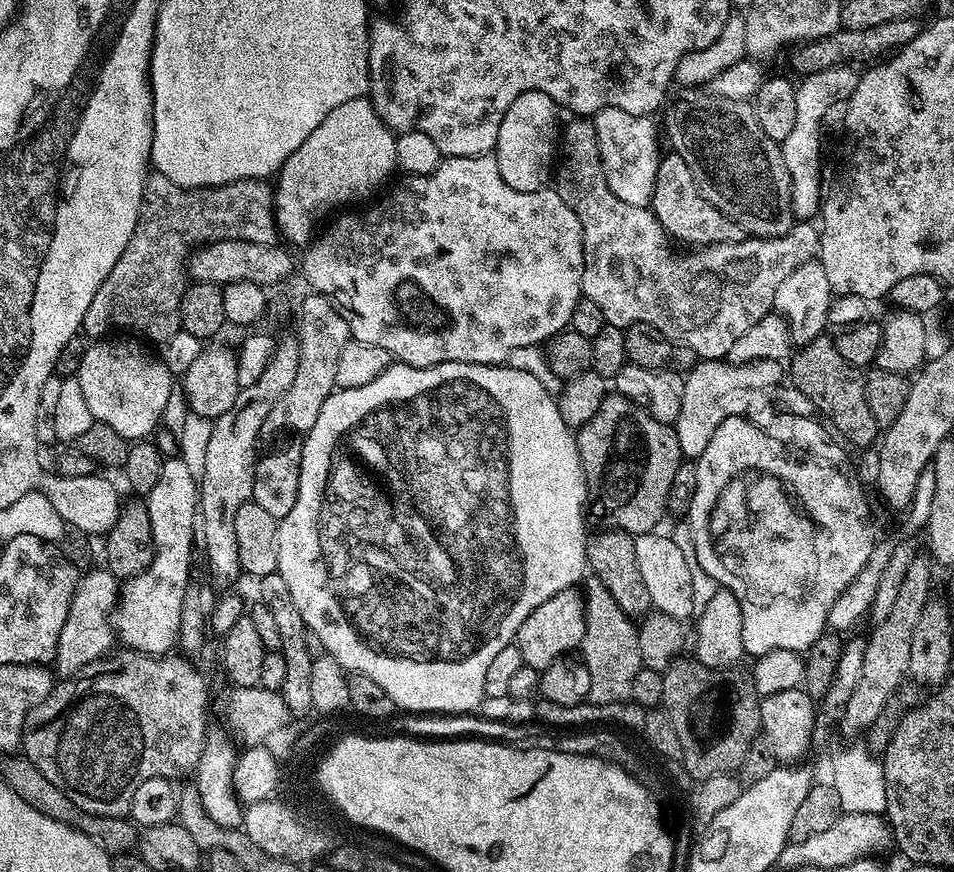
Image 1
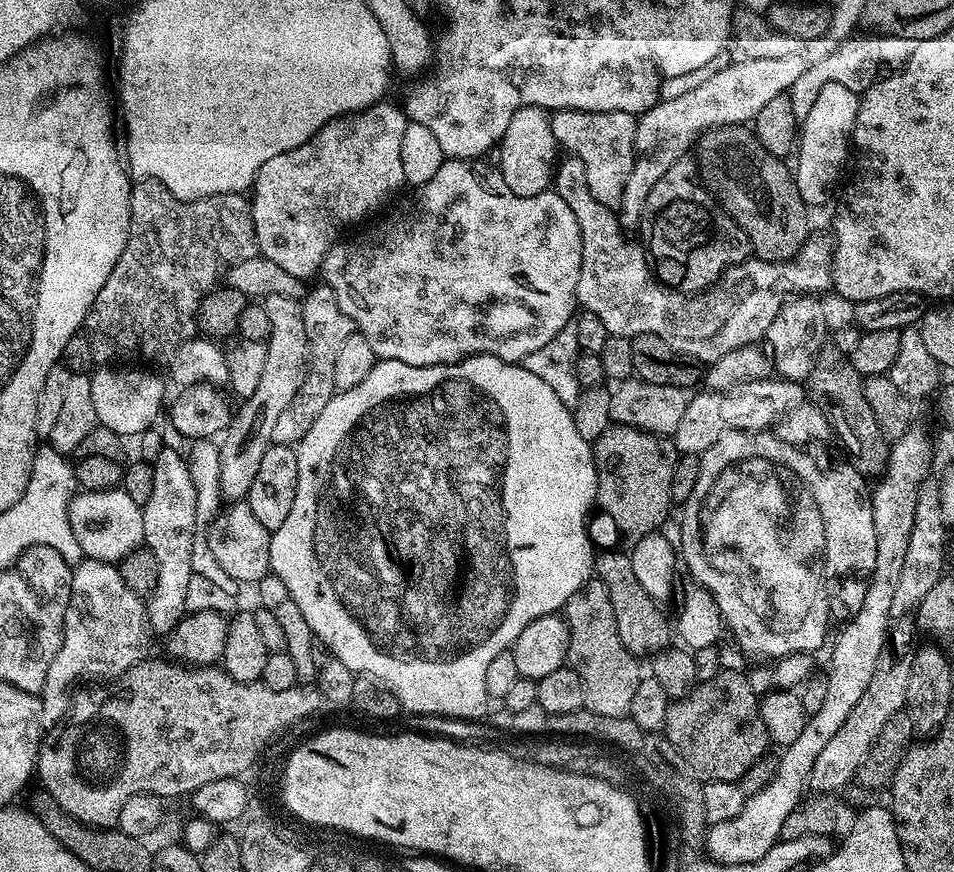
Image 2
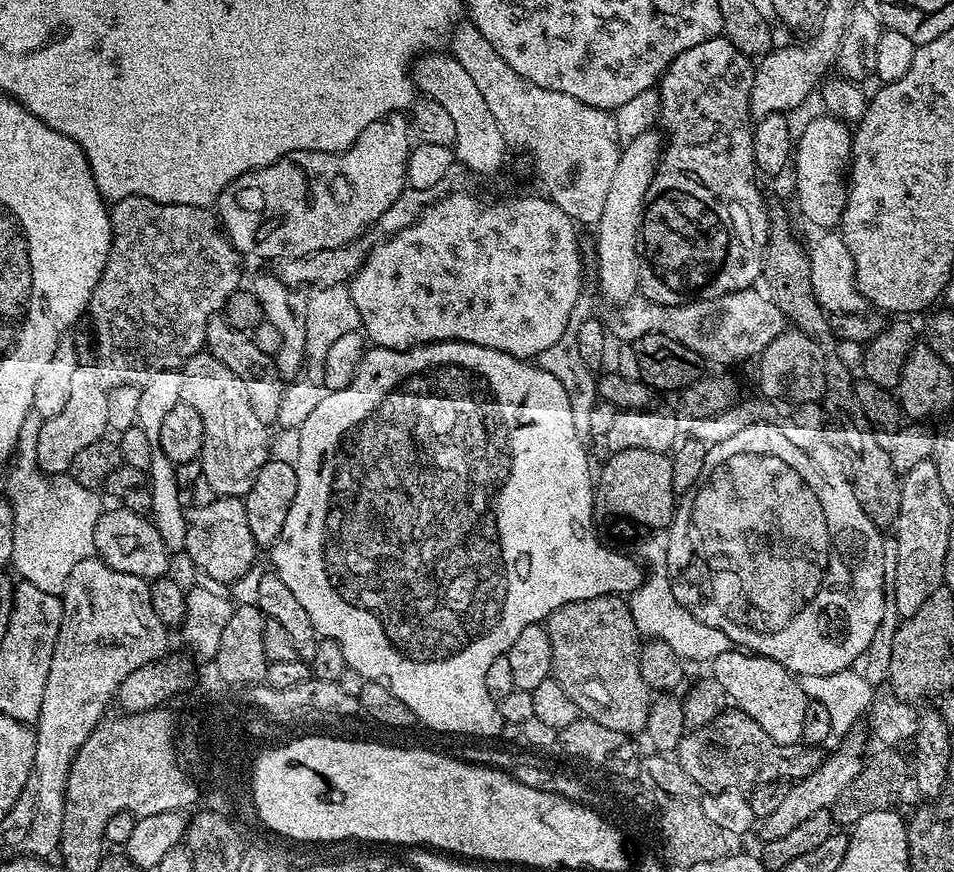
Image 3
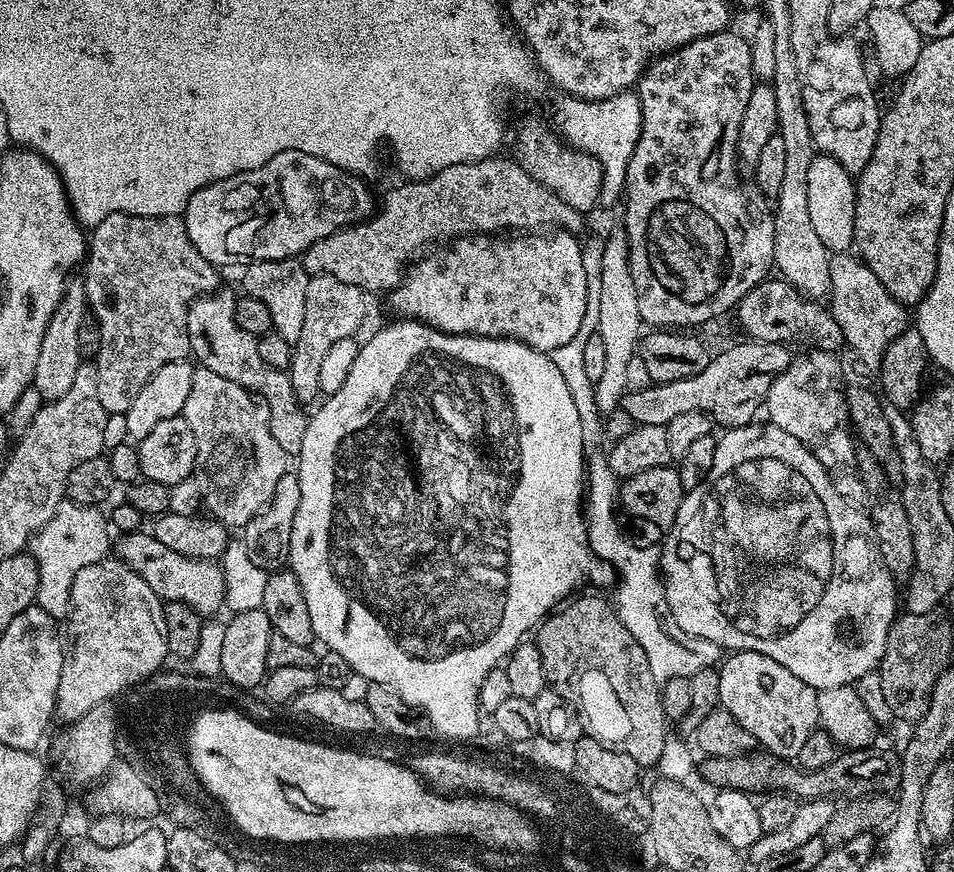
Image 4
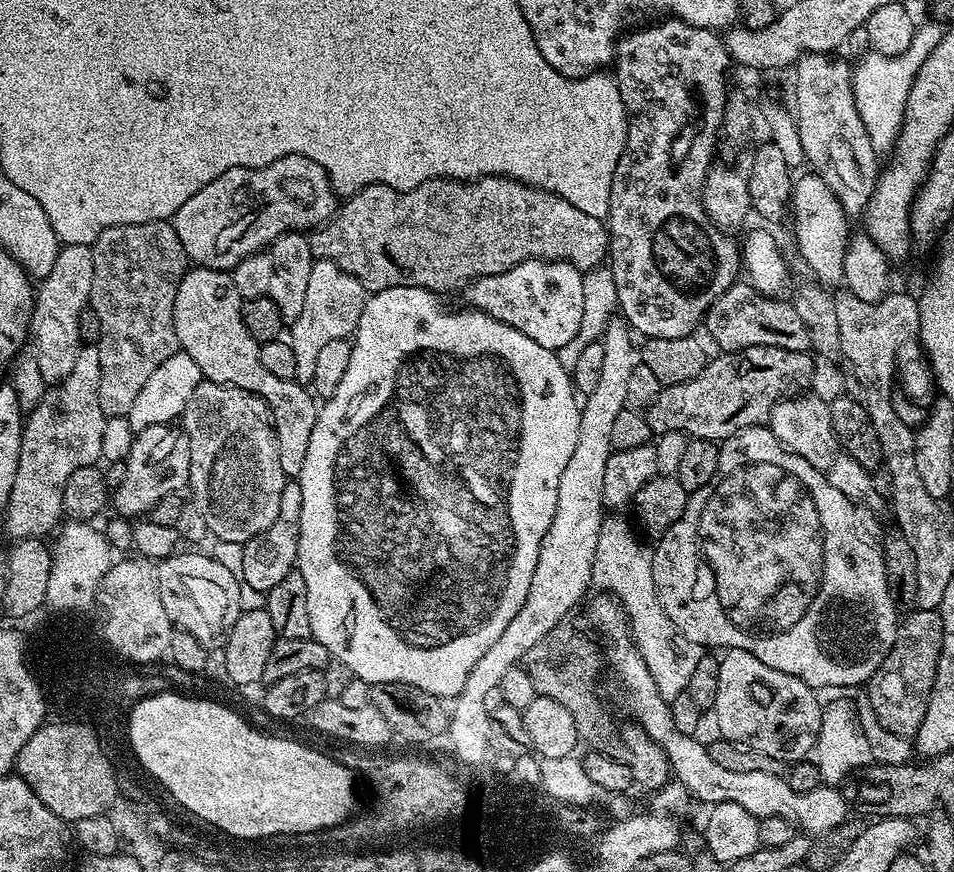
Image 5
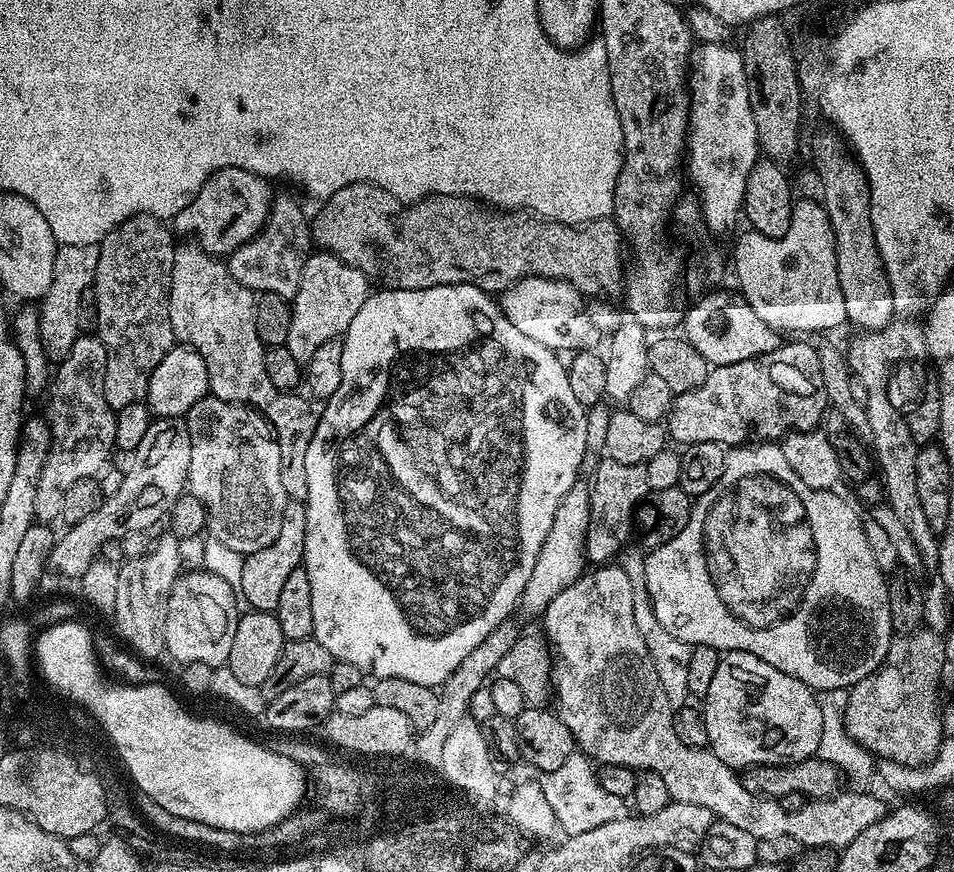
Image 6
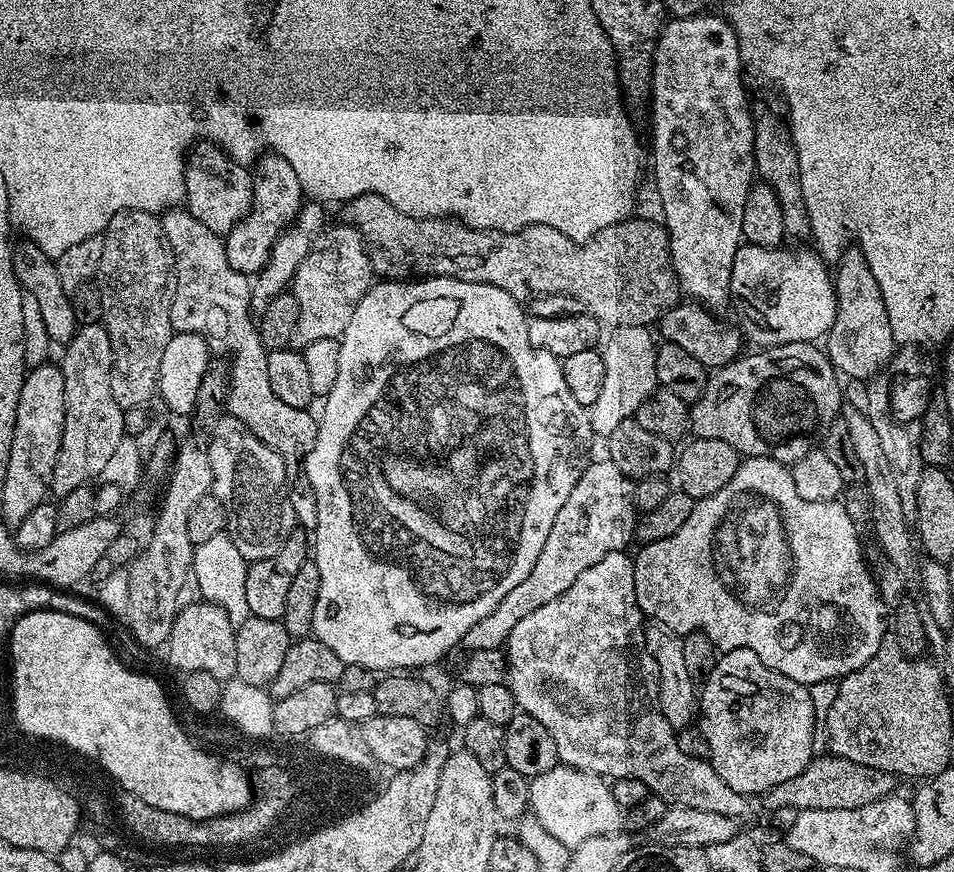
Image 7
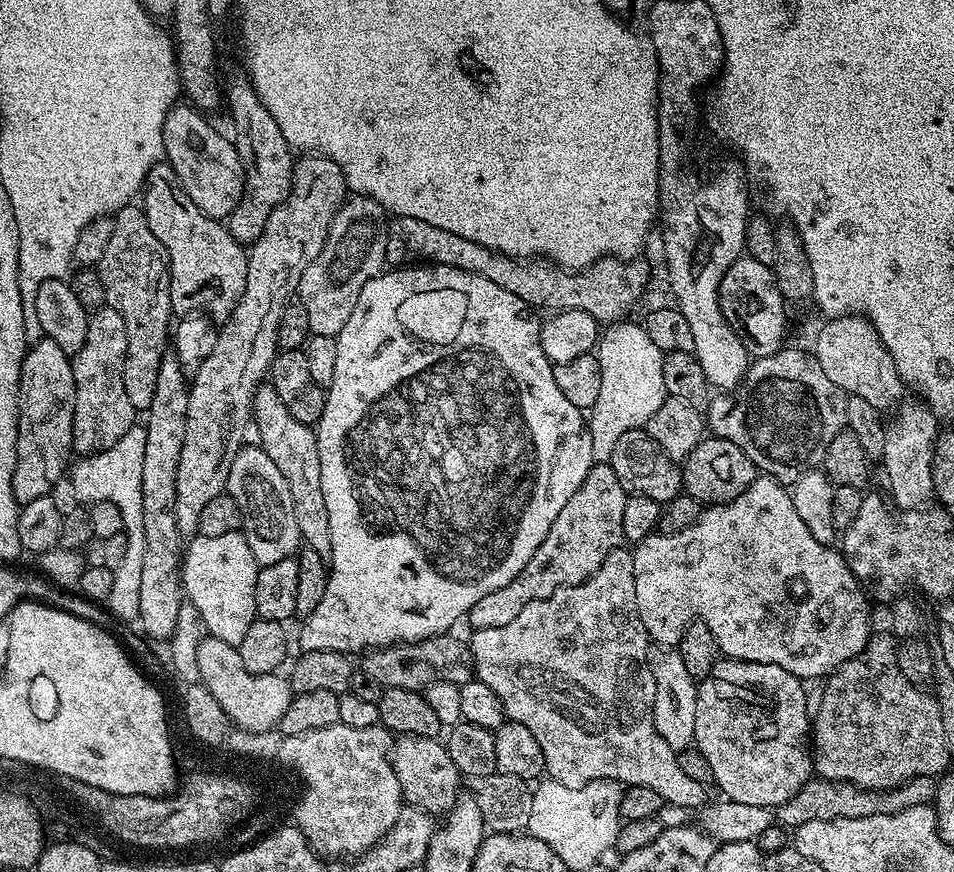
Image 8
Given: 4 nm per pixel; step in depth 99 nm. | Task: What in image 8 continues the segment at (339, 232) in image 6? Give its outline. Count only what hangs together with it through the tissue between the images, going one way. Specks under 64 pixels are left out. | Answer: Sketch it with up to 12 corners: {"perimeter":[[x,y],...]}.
{"perimeter":[[430,222],[389,223],[392,266],[490,278],[533,310],[623,321],[648,284],[640,258],[583,270],[514,260]]}

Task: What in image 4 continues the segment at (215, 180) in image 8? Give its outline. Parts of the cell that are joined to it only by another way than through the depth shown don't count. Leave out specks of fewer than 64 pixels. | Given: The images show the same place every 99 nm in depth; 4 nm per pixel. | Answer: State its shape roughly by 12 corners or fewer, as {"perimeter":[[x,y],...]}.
{"perimeter":[[286,150],[199,188],[206,262],[291,260],[373,215],[361,177]]}

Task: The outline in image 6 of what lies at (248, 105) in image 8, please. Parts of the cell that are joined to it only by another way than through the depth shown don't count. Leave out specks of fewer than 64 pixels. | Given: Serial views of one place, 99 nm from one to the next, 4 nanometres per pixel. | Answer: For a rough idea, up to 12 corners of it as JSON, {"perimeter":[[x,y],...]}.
{"perimeter":[[273,199],[263,230],[234,249],[230,274],[291,298],[313,248],[309,213]]}

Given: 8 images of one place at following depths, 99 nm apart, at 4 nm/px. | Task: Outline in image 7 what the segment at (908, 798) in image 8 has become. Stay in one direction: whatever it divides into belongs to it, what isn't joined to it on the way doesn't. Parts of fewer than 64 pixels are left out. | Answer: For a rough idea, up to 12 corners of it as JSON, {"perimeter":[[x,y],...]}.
{"perimeter":[[813,758],[763,793],[769,813],[854,810],[897,791],[890,772]]}

